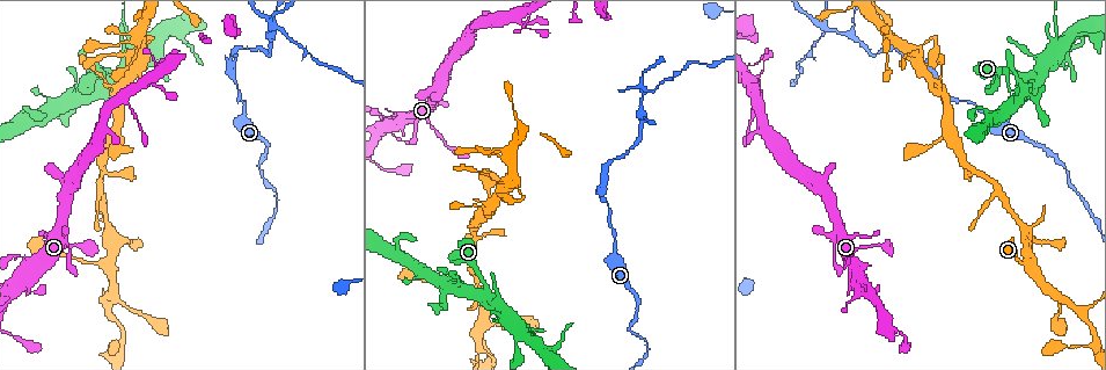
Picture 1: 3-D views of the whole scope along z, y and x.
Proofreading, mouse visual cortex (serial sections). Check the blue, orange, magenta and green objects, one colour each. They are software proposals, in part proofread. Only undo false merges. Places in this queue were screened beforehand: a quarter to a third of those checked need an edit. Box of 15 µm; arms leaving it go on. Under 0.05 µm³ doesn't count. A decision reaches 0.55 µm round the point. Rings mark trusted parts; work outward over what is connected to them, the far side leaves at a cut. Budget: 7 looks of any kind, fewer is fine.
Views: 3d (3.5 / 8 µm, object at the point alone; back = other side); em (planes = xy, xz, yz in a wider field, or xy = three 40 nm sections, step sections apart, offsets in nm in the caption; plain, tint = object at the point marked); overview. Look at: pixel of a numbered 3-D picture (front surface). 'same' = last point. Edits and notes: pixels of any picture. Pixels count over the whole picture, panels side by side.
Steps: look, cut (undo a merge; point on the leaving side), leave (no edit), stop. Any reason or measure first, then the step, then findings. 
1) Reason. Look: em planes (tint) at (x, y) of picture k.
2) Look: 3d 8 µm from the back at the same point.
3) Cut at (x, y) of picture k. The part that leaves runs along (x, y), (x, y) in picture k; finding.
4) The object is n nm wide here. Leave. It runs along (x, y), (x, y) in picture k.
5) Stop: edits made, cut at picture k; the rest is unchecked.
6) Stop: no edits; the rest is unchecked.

Sharp bend. Look: 3d 3.5 µm from the back at (103, 192) of picture 1.

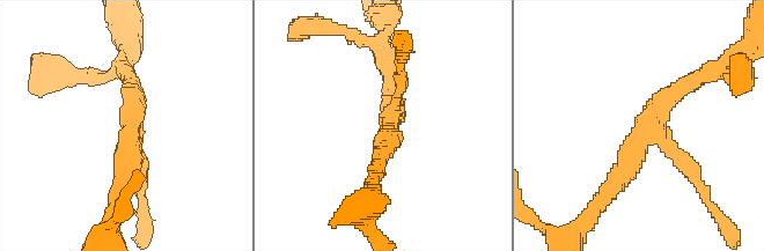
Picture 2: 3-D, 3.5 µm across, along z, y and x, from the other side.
Now the EM. Look: em xy step 2 (tint) at (129, 128) of picture 2.

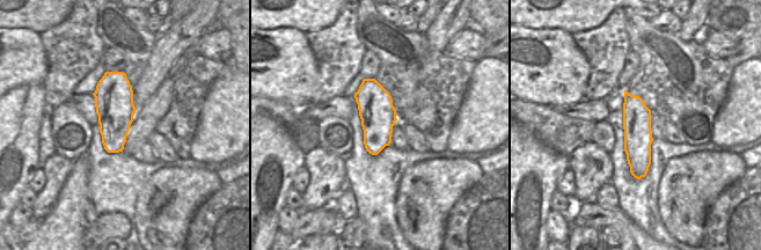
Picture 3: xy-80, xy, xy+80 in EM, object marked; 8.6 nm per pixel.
The object is 320 nm wide here. Leave. It runs along (605, 191), (655, 106), (697, 78) in picture 2; all the same cell.

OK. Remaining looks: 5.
Four or more arms meet. Look: 3d 3.5 µm at (505, 321) of picture 1.

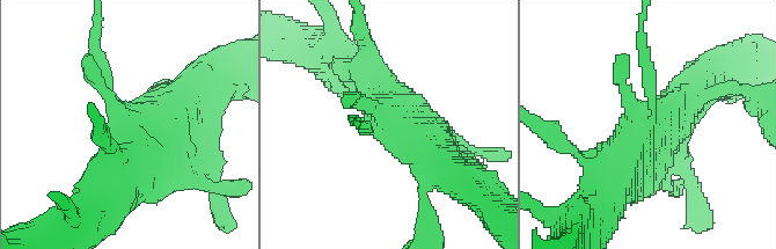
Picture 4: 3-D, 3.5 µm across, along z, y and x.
Need the tissue. Look: em xy step 1 (tint) at (391, 126) of picture 4.

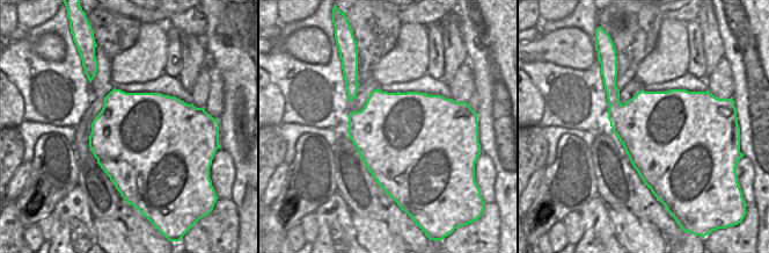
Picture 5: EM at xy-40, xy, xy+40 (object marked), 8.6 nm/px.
Cut at (650, 71) of picture 4. A border runs along (621, 103), (612, 103), (609, 106) in picture 5; a second cell is stuck on.

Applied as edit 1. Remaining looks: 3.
Look: overview.

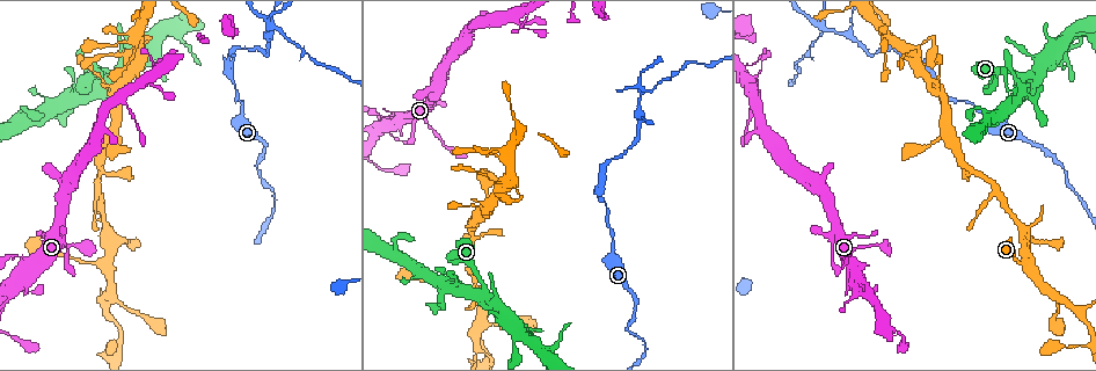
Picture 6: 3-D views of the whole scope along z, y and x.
Abrupt turn. Look: 3d 3.5 µm at (639, 140) of picture 6.

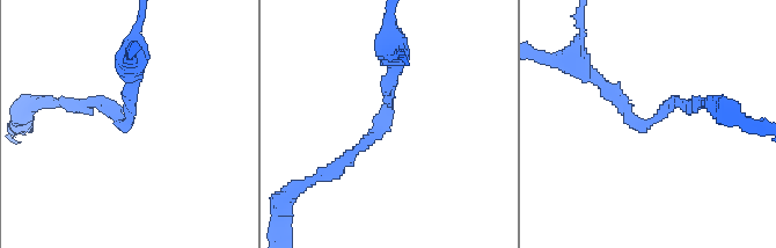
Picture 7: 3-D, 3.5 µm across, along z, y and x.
Need the tissue. Look: em xy step 2 (tint) at (125, 121) of picture 7.

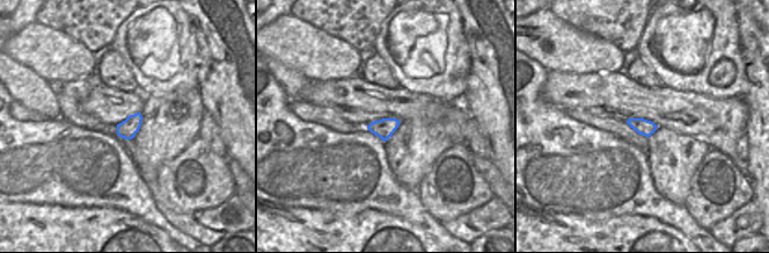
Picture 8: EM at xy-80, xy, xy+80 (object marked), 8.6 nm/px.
Leave. All the same cell.

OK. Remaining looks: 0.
Stop: edits made, cut at picture 4; the rest is unchecked.

